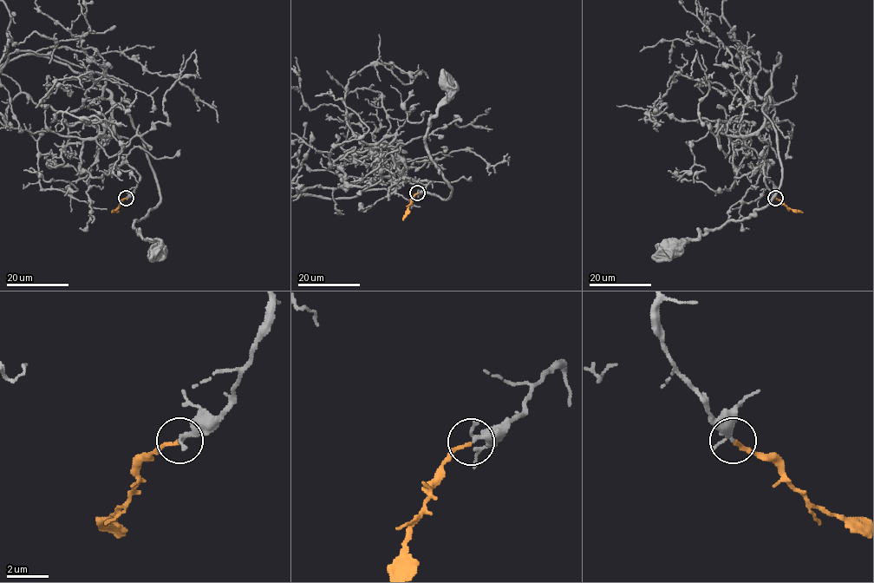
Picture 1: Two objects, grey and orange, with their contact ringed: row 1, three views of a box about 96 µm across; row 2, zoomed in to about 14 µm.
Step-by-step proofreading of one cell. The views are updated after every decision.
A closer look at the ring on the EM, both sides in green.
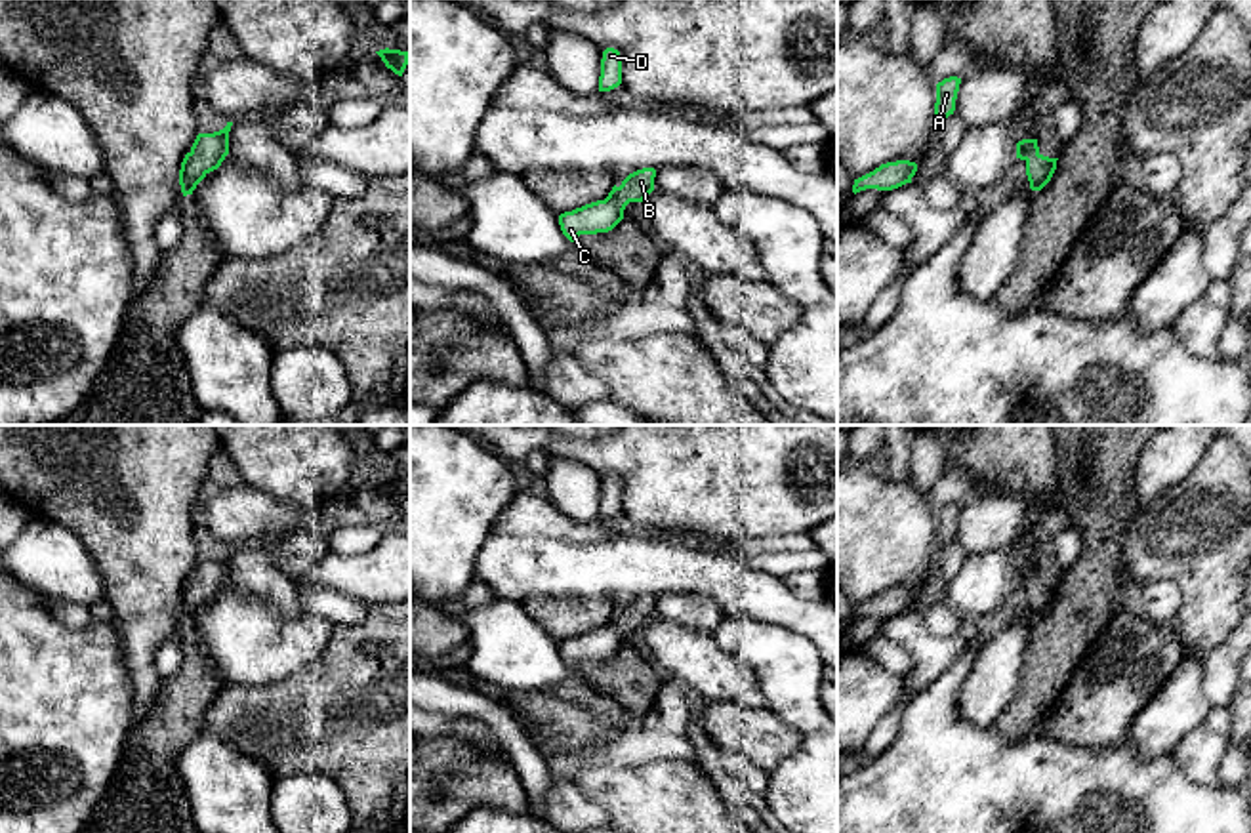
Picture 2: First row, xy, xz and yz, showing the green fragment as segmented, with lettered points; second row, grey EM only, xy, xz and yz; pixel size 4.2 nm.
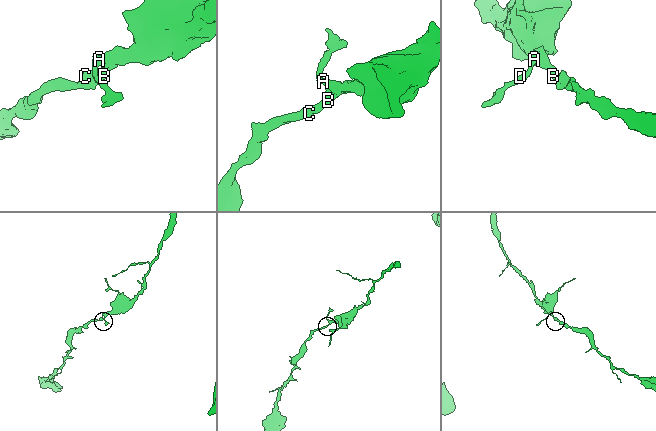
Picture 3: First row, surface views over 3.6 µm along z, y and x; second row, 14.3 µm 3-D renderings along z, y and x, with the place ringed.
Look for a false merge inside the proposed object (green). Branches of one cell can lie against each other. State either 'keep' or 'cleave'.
keep

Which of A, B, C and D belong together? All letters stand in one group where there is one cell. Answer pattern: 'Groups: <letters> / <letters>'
Groups: A B C D

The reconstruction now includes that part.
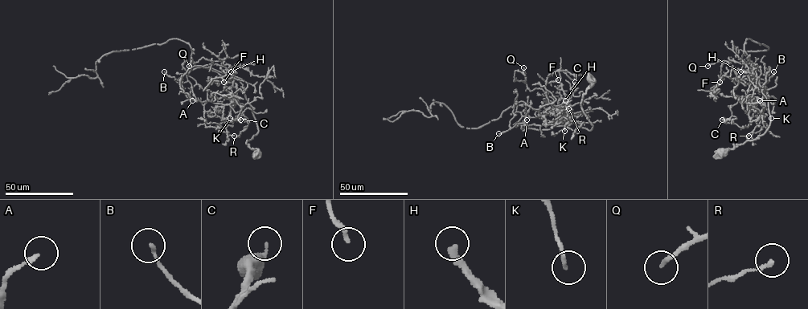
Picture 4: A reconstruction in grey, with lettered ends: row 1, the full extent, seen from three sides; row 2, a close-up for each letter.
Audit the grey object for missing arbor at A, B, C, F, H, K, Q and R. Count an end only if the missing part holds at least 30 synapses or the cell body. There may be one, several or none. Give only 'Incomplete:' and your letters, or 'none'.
Incomplete: A, H, K

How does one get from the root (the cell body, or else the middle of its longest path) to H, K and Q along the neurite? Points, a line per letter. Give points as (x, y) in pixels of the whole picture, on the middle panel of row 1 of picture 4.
H: (590, 79), (592, 84), (581, 103), (592, 124), (590, 130), (576, 121), (568, 122), (570, 105), (565, 100)
K: (590, 79), (592, 84), (583, 95), (581, 107), (592, 128), (582, 128), (571, 119), (564, 131)
Q: (590, 79), (581, 103), (592, 124), (588, 130), (547, 111), (546, 92), (530, 91), (523, 67)

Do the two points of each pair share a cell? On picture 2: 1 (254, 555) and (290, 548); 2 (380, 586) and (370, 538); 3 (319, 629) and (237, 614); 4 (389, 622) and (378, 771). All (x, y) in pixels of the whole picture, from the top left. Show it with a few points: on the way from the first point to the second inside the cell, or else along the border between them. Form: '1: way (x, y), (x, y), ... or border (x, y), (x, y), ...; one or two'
1: border (281, 536), (271, 549), (271, 559), (294, 580); two
2: border (384, 530), (378, 544), (363, 553), (330, 553); two
3: way (298, 641), (264, 641), (258, 635); one
4: way (389, 658), (389, 734); one

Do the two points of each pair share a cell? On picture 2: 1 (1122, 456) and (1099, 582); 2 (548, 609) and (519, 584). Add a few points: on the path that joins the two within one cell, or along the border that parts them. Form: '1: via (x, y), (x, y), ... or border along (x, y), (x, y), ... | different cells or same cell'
1: via (1101, 487), (1099, 551) | same cell
2: border along (576, 597), (525, 597), (519, 603) | different cells

